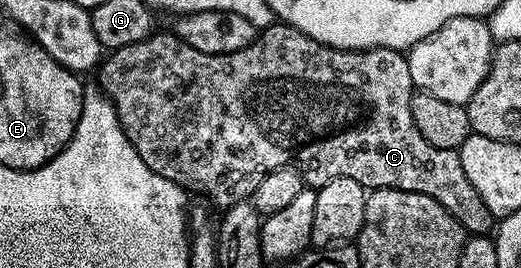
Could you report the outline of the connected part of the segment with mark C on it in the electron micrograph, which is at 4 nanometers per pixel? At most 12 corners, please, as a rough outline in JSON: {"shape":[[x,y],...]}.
{"shape":[[174,31],[97,69],[129,142],[226,210],[273,170],[496,227],[394,48]]}

